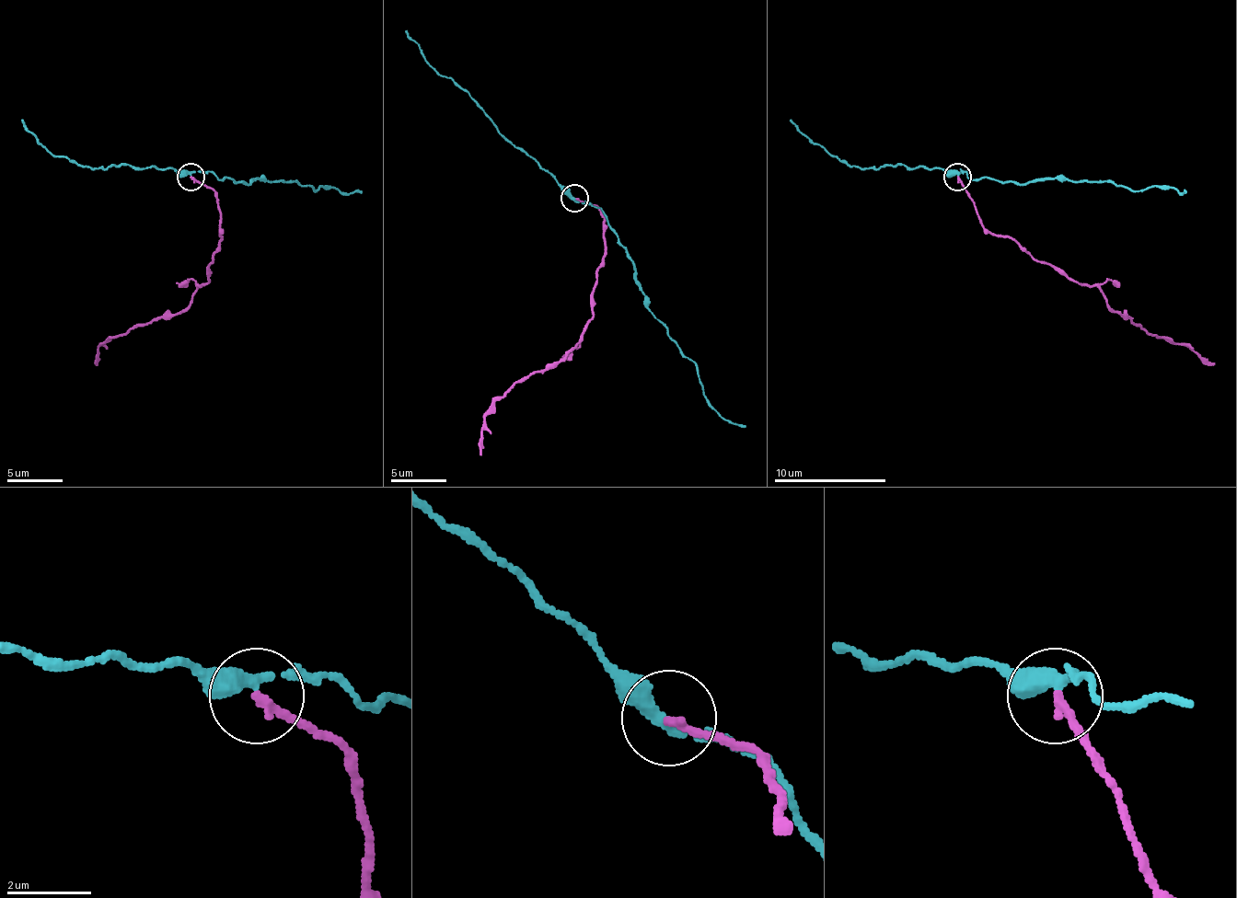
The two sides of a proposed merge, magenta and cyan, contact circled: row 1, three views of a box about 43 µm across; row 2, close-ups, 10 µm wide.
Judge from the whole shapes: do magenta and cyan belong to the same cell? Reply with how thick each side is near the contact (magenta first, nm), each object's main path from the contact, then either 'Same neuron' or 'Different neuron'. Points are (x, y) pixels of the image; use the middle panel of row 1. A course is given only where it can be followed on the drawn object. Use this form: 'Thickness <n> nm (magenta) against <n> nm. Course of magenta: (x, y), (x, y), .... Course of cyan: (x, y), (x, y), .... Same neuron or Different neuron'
Thickness 200 nm (magenta) against 280 nm. Course of magenta: (573, 197), (605, 219), (594, 315), (568, 353), (524, 376), (495, 404), (479, 454). Course of cyan: (573, 197), (605, 213), (632, 261), (643, 306), (697, 367), (705, 401), (722, 418), (745, 426). Different neuron

